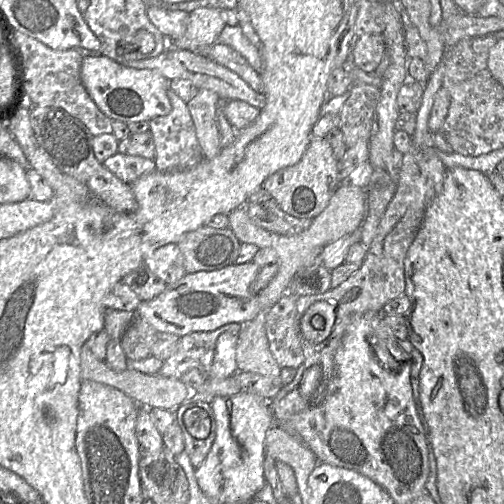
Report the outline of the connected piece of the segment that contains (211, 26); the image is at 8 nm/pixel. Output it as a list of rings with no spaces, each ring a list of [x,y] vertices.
[[[200,8],[189,13],[184,36],[177,40],[169,40],[168,49],[187,50],[193,53],[207,51],[217,42],[227,25],[222,12],[223,10],[217,8]]]

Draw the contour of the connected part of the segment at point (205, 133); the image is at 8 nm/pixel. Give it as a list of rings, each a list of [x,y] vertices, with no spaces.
[[[199,89],[196,96],[187,103],[187,107],[193,119],[196,136],[205,159],[217,156],[223,149],[230,146],[237,135],[237,131],[228,121],[221,109],[222,100],[213,91]]]

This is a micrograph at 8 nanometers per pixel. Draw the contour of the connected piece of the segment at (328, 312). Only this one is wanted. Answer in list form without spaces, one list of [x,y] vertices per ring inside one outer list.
[[[318,301],[310,305],[300,316],[299,326],[306,342],[318,344],[326,340],[336,321],[334,304]]]

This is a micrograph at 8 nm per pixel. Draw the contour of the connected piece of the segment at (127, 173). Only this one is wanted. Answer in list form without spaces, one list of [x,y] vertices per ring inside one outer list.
[[[121,153],[105,160],[103,166],[128,185],[156,170],[154,159]]]

